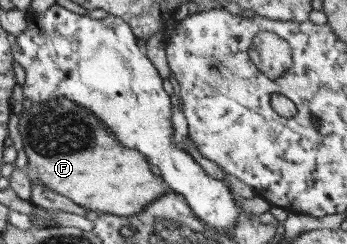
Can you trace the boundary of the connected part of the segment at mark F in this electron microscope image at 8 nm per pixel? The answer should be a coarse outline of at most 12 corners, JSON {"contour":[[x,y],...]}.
{"contour":[[67,98],[18,117],[27,175],[131,217],[164,193],[143,154]]}

